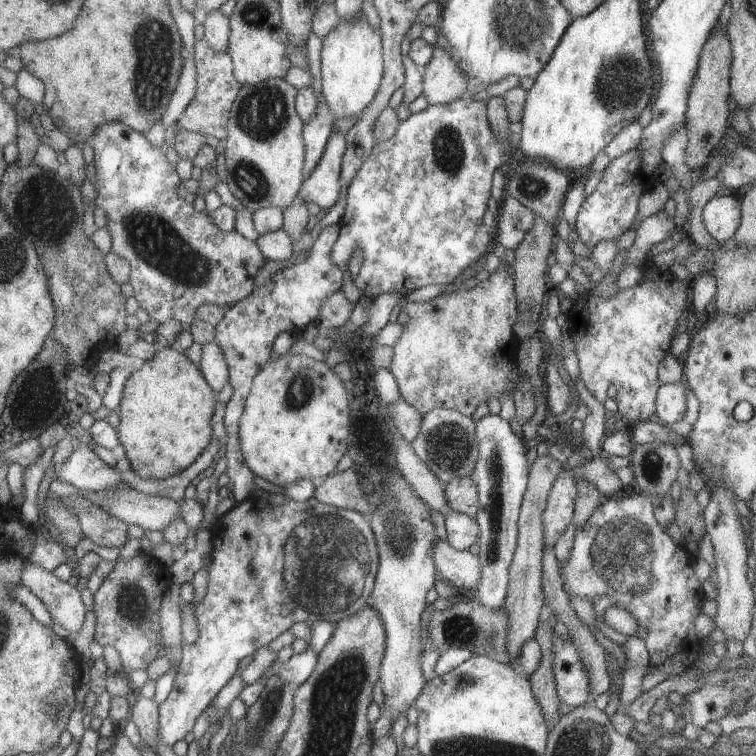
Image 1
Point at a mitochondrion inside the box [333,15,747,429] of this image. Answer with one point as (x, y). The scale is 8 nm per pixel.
(616, 82)

